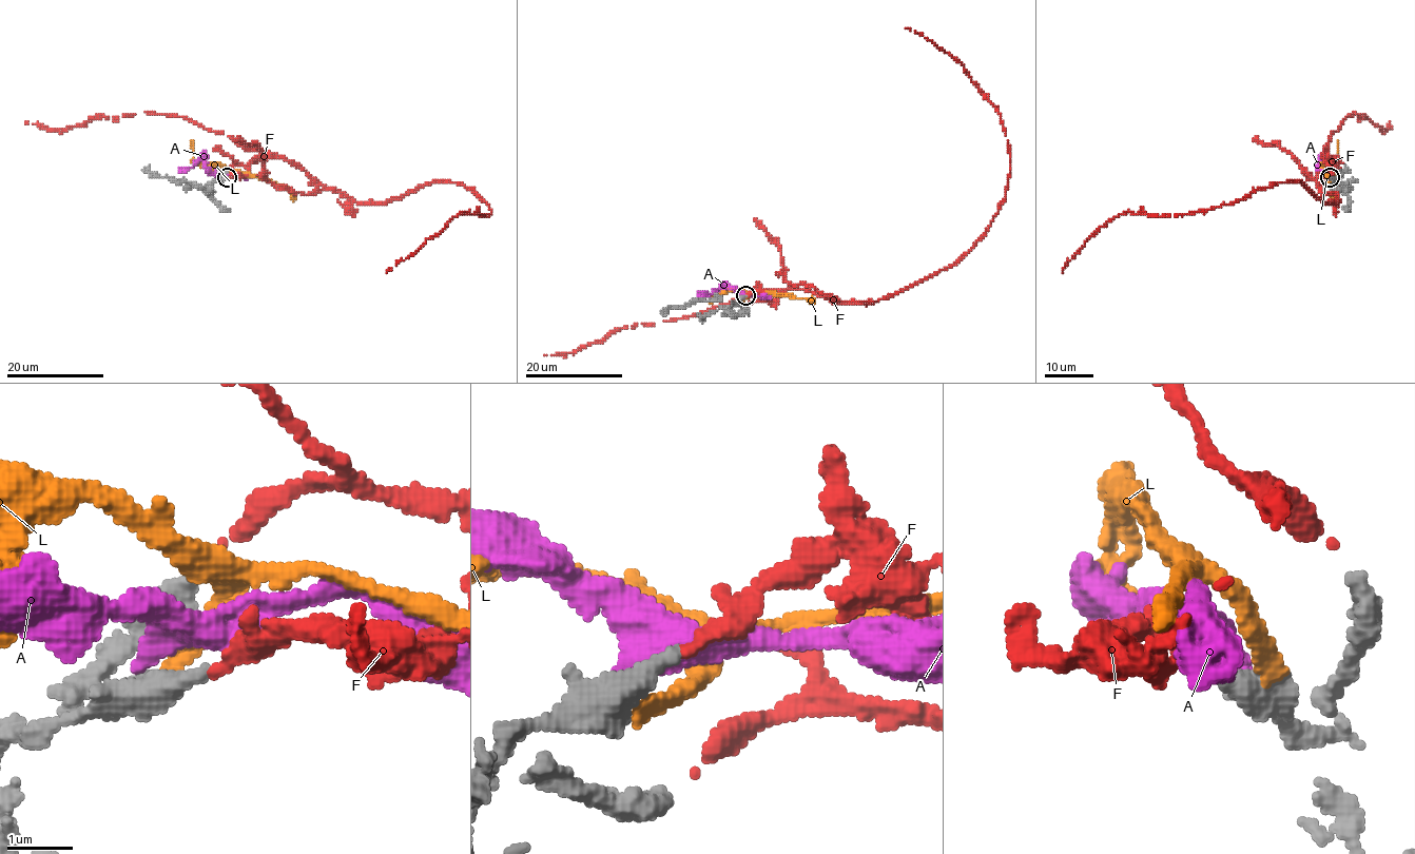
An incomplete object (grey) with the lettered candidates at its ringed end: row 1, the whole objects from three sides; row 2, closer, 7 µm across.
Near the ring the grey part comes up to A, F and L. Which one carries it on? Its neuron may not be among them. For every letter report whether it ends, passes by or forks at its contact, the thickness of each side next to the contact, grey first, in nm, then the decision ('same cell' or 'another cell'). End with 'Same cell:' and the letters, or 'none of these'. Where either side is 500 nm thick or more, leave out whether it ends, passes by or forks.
A: 700/300 nm | another cell
F: it ends | 360/200 nm | same cell
L: 650/240 nm | another cell
Same cell: F

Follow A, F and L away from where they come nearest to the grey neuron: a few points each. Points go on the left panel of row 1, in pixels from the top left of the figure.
A: (221, 177), (221, 173), (213, 173), (198, 159), (191, 167), (178, 171)
F: (227, 177), (283, 156), (353, 199), (387, 202), (454, 181), (490, 208), (461, 212), (385, 272)
L: (225, 177), (232, 171), (256, 175), (283, 185), (292, 200)

